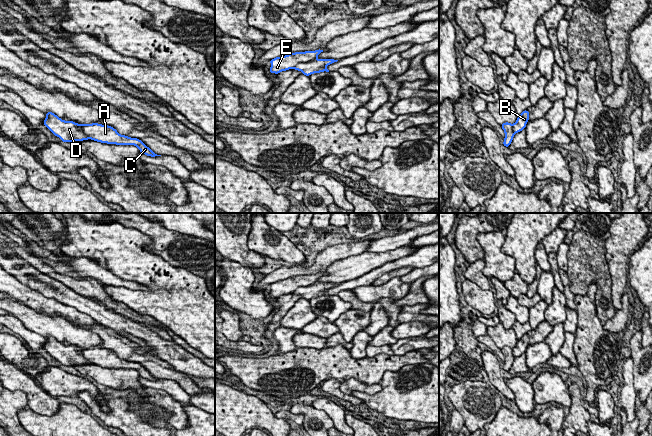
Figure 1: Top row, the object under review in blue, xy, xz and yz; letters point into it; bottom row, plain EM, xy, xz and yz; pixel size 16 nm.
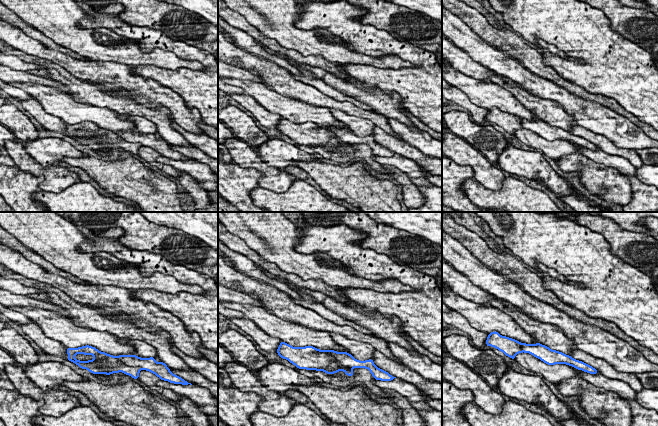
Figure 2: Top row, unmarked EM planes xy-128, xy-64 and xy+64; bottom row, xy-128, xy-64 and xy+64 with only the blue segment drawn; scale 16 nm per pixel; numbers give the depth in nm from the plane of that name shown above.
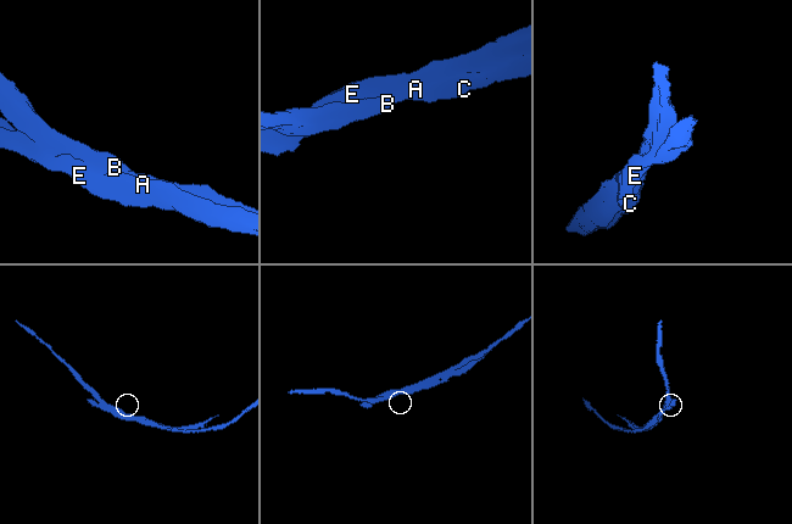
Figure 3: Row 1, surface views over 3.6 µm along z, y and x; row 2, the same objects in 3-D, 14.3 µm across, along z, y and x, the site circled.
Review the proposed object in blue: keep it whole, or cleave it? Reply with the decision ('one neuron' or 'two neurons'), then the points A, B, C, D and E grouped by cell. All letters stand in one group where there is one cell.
two neurons; A B C / D E

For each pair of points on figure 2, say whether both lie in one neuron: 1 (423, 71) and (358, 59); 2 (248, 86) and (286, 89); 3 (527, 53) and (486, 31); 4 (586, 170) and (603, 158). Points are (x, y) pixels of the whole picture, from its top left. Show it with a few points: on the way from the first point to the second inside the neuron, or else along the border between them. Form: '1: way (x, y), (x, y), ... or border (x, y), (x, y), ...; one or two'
1: border (413, 64), (396, 69), (377, 67); two
2: border (261, 82), (269, 88), (290, 97); two
3: way (517, 47), (505, 39), (496, 37); one
4: border (582, 154), (596, 162), (612, 166), (618, 171); two

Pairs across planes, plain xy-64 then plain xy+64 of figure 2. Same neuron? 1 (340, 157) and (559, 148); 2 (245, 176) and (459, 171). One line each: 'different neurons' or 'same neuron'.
1: same neuron
2: same neuron

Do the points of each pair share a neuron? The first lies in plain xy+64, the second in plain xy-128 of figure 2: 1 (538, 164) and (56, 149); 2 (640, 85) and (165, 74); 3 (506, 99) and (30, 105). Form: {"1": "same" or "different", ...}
{"1": "same", "2": "same", "3": "different"}

